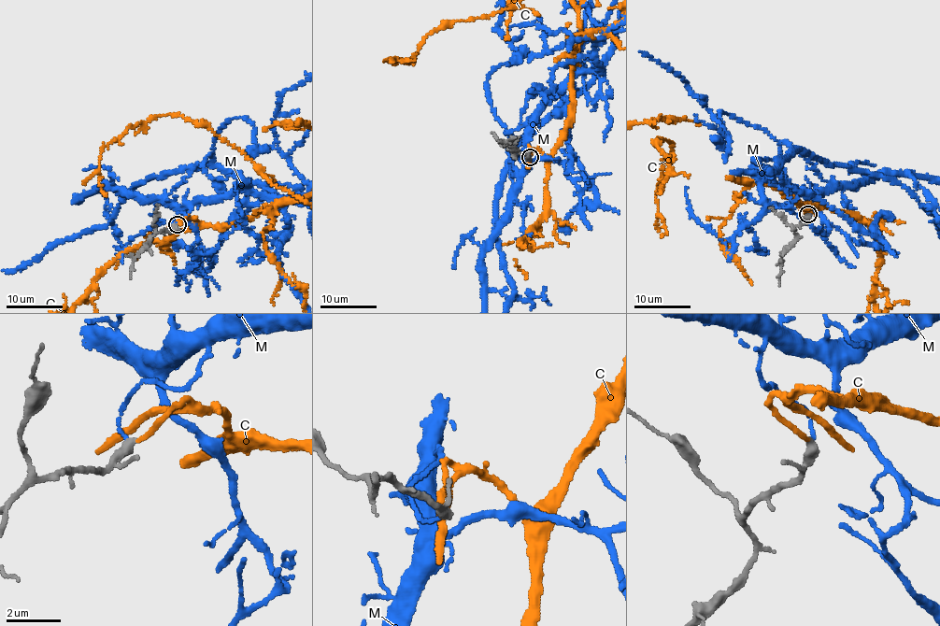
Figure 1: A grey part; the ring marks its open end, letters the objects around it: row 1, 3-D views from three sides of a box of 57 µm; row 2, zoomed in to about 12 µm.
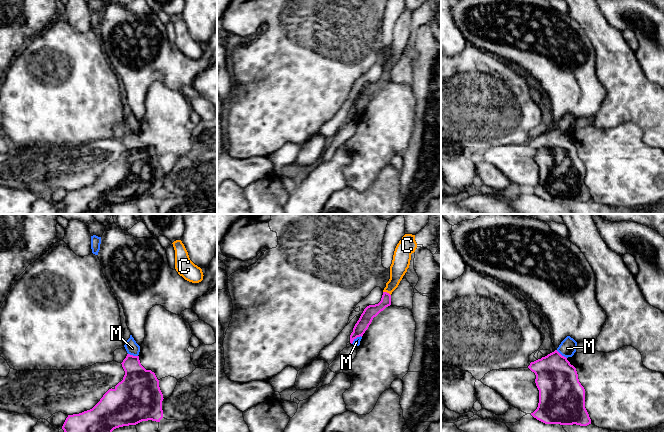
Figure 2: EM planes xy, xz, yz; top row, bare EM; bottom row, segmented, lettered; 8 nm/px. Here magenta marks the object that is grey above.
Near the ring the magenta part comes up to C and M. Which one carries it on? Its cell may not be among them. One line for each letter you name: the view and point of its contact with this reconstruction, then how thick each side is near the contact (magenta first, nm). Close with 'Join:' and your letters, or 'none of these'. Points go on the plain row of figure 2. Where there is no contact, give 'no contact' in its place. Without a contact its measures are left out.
C: contact xz (386, 68); calibres 110 and 140 nm
Join: C

